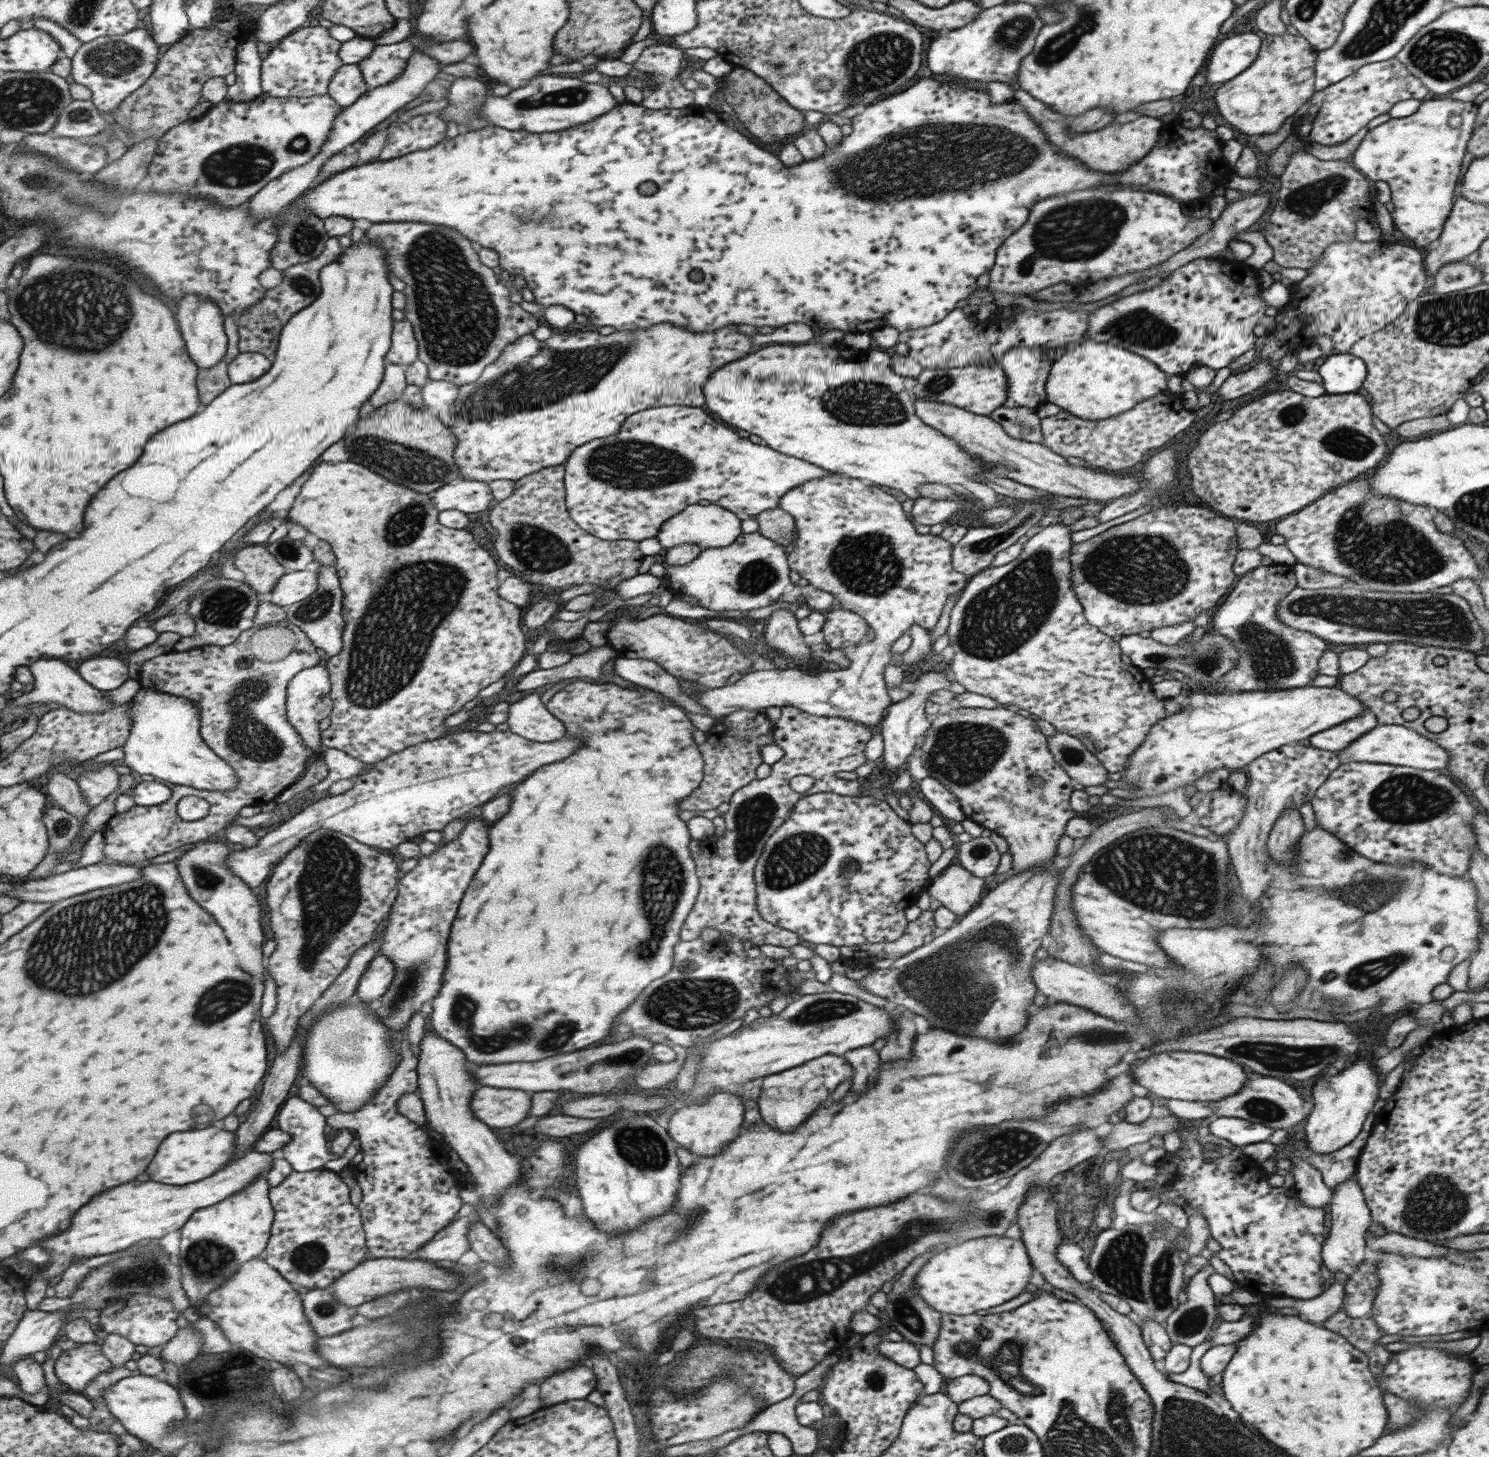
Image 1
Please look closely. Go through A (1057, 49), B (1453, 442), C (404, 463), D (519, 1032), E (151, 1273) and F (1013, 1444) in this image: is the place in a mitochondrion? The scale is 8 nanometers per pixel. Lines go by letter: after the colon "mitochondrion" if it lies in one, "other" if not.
A: mitochondrion
B: other
C: mitochondrion
D: mitochondrion
E: mitochondrion
F: mitochondrion

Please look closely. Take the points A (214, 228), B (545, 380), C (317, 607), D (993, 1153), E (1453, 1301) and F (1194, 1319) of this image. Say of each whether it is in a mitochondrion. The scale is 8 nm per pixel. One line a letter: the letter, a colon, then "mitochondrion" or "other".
A: other
B: mitochondrion
C: mitochondrion
D: mitochondrion
E: other
F: mitochondrion

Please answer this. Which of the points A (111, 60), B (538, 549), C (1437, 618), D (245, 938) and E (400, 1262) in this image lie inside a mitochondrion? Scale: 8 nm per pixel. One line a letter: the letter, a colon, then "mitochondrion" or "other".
A: mitochondrion
B: mitochondrion
C: mitochondrion
D: other
E: other

